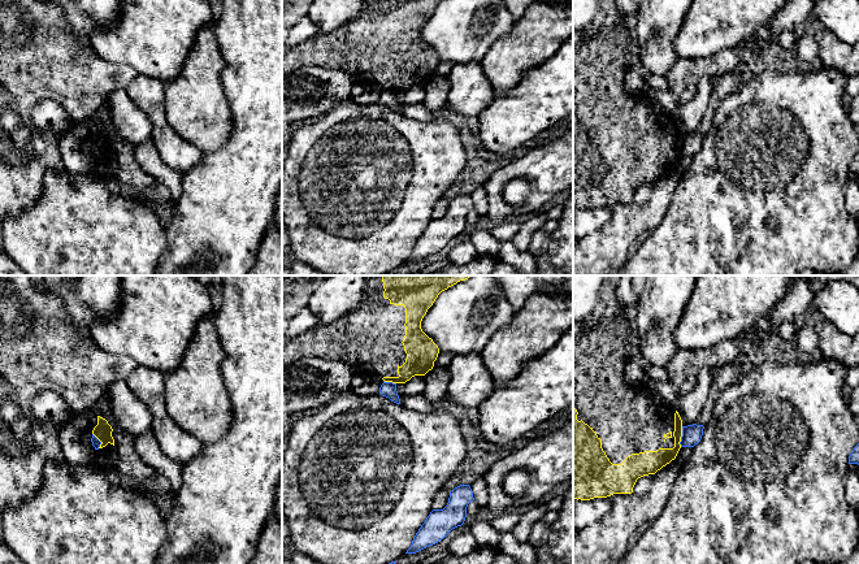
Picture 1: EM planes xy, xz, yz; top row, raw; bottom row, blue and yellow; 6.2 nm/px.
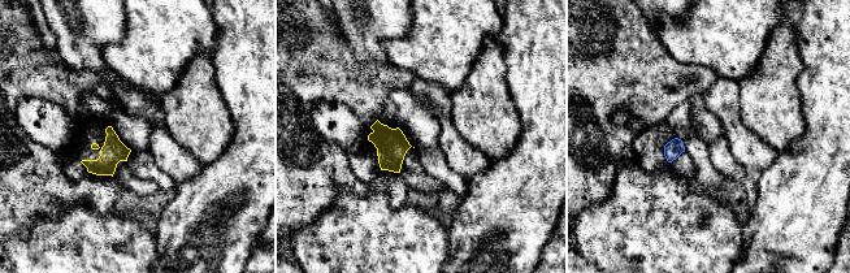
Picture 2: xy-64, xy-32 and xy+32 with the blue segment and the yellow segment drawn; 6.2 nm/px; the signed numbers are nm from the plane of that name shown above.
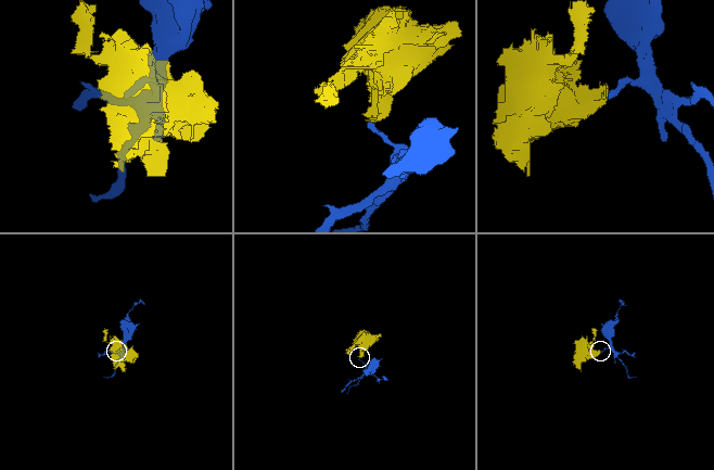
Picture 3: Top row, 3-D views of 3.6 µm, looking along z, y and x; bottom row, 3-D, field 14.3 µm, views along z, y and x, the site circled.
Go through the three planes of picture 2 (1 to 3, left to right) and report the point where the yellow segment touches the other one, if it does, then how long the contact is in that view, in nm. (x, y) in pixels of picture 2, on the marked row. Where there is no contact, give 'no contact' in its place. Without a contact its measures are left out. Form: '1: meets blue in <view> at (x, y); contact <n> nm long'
1: no contact
2: no contact
3: no contact

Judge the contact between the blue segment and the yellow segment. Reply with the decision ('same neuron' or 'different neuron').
different neuron

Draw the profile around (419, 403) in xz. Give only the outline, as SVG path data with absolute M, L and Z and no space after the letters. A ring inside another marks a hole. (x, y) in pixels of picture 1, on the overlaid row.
M396 383L396 391L398 391L398 395L399 395L399 399L400 399L400 404L403 407L411 408L416 412L425 413L425 415L434 412L433 404L429 403L424 398L422 394L421 395L407 395L404 392L404 383Z

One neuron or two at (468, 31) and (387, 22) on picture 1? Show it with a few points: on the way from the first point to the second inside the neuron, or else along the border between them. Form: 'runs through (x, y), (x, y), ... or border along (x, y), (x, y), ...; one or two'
border along (432, 13), (421, 30), (421, 38), (437, 53); two

